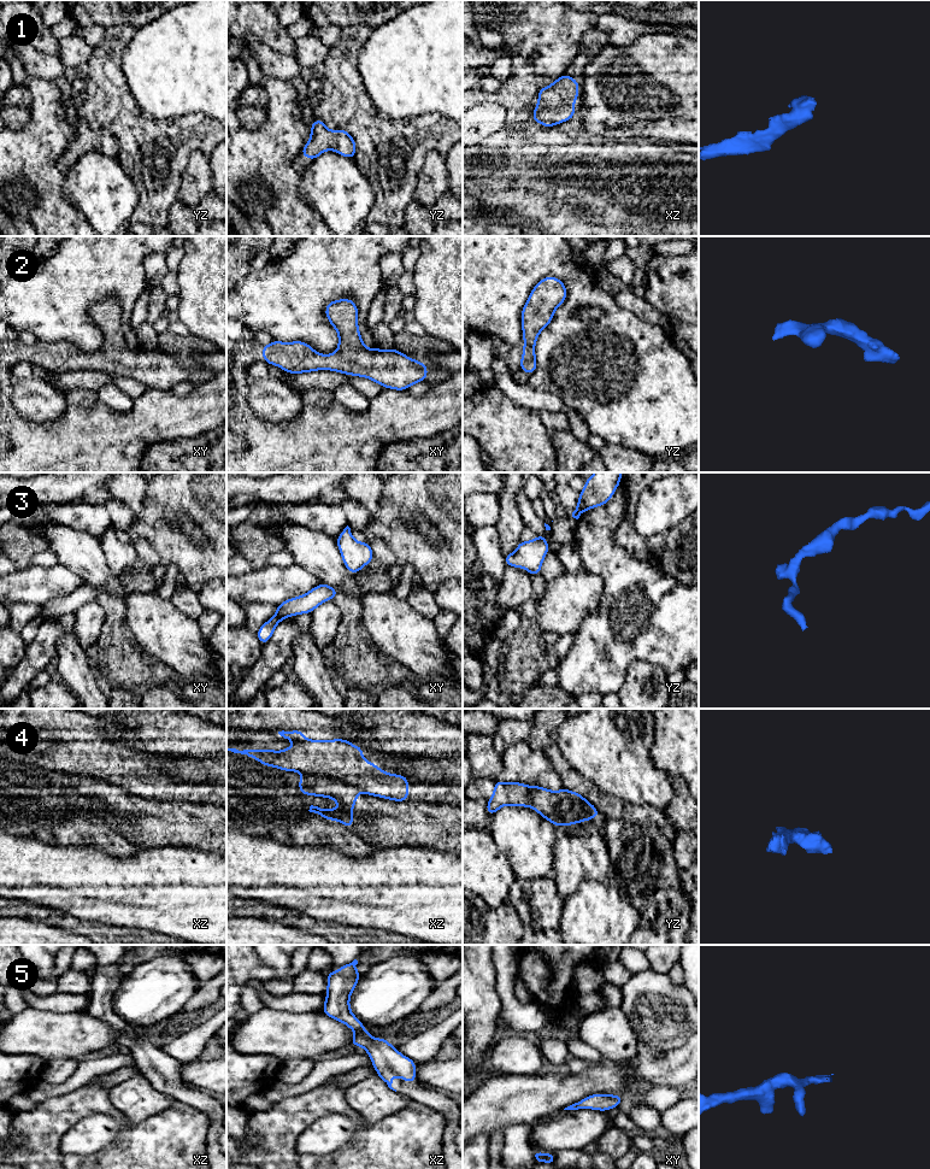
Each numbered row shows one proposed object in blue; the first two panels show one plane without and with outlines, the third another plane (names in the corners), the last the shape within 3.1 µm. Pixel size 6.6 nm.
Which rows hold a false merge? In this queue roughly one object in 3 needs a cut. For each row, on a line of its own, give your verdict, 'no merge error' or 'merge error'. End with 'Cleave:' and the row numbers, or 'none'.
1: no merge error
2: no merge error
3: no merge error
4: merge error
5: no merge error
Cleave: 4

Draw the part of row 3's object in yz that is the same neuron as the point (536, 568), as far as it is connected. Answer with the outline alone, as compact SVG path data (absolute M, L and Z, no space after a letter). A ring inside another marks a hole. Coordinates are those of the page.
M536 535L532 541L520 541L513 553L505 556L505 562L507 566L525 568L530 575L538 575L548 551L546 537Z

